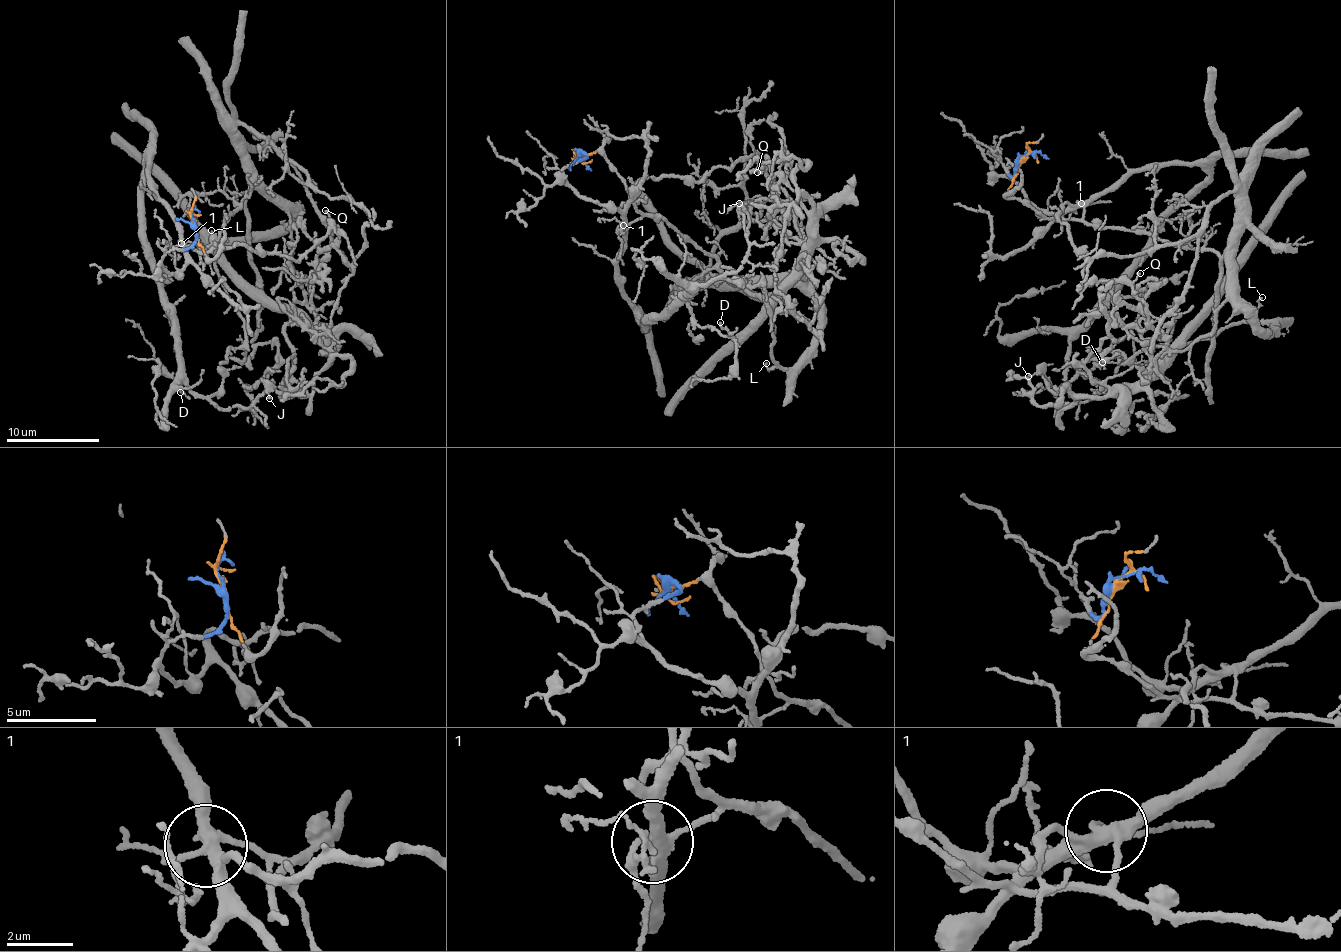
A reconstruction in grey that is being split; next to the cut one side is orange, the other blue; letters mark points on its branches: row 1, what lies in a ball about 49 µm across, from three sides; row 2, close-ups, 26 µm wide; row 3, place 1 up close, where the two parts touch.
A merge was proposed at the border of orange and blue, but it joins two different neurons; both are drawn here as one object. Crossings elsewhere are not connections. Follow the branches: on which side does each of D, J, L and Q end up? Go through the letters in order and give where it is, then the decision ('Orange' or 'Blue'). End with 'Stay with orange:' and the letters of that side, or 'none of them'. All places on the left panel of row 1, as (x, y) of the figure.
D: Place: (180, 392). Blue
J: Place: (269, 398). Blue
L: Place: (211, 230). Orange
Q: Place: (325, 210). Blue
Stay with orange: L

